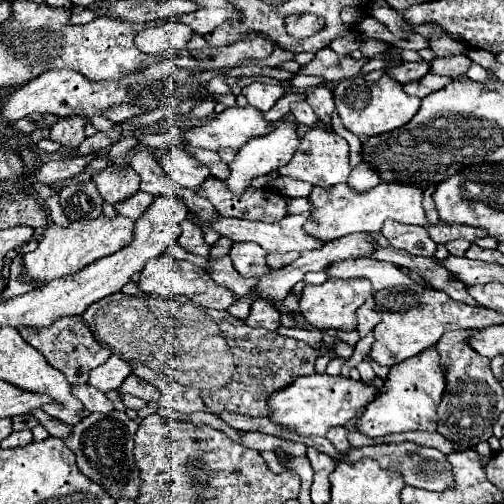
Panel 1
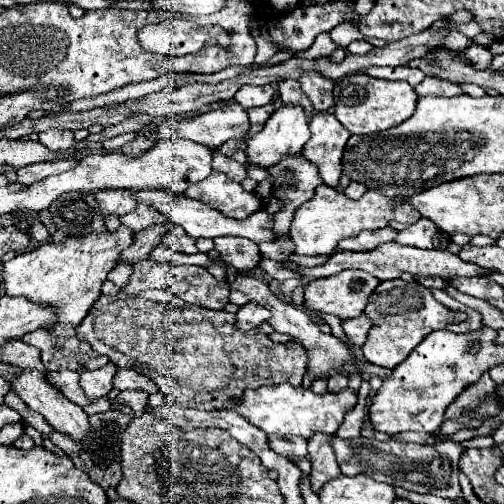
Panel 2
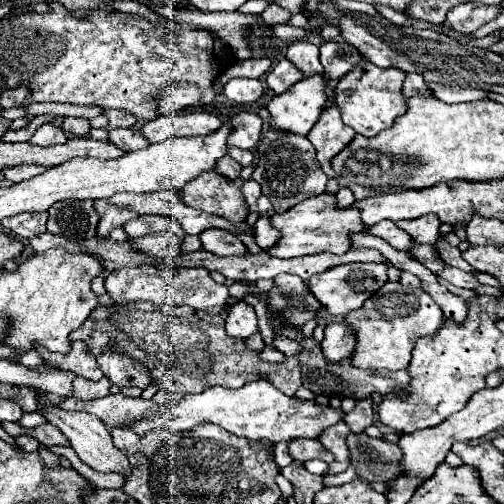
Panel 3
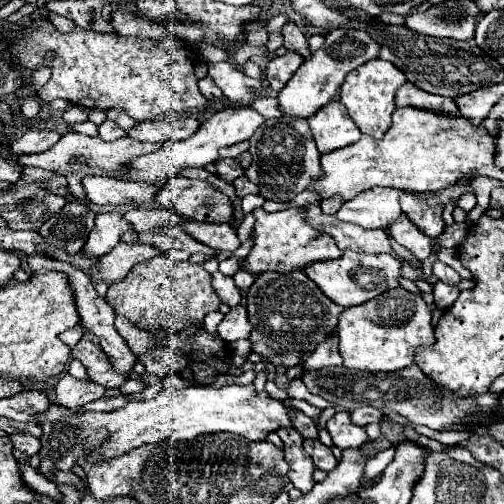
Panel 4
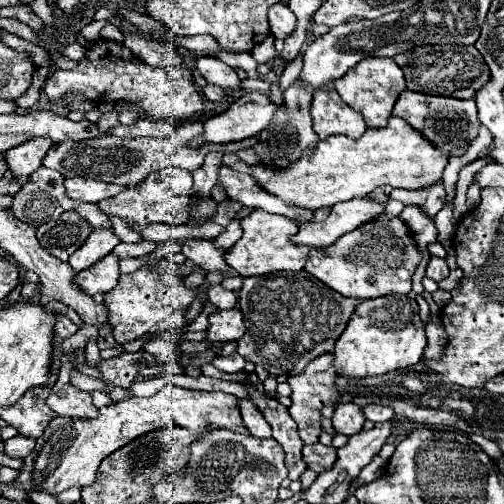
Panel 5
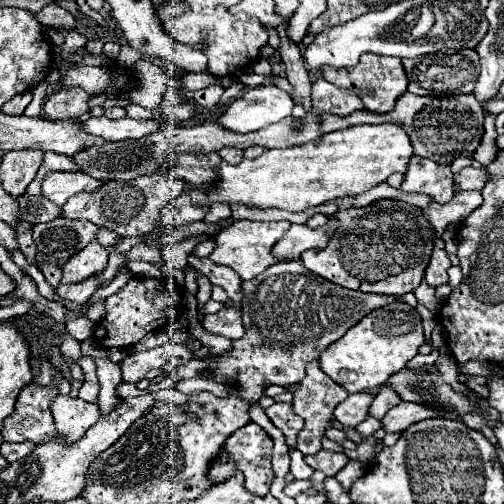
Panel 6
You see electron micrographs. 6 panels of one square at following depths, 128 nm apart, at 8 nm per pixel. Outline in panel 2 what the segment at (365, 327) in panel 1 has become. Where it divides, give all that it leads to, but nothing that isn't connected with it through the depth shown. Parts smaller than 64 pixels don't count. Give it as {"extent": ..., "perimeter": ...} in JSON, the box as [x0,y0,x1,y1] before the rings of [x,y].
{"extent":[342,314,372,348],"perimeter":[[[364,314],[358,316],[358,318],[352,318],[352,320],[342,320],[342,330],[344,330],[348,342],[350,342],[354,348],[360,348],[360,346],[364,344],[370,326],[372,326],[372,322],[370,322],[370,318],[366,318]]]}

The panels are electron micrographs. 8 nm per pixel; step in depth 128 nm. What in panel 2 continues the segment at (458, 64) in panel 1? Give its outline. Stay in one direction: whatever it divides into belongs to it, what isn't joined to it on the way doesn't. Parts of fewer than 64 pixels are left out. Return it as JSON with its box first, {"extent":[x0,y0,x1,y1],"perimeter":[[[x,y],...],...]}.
{"extent":[464,44,494,70],"perimeter":[[[472,44],[470,48],[466,48],[464,54],[466,54],[466,58],[468,58],[478,70],[488,68],[490,62],[492,62],[492,58],[494,58],[494,54],[490,52],[490,48],[488,48],[488,46],[480,46],[480,44]]]}

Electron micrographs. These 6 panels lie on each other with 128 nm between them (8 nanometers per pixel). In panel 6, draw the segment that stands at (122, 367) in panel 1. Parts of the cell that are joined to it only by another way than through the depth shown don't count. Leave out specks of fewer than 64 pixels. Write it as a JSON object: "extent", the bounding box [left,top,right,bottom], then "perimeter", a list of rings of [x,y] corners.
{"extent":[50,394,98,444],"perimeter":[[[58,394],[50,406],[56,422],[56,430],[64,444],[74,444],[84,436],[84,432],[98,422],[98,404],[84,402],[80,398],[70,398]]]}

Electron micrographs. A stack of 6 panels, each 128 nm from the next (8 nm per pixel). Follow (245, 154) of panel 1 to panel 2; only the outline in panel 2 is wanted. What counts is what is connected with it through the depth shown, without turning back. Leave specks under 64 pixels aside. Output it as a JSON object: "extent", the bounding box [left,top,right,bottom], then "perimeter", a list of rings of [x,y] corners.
{"extent":[246,104,310,168],"perimeter":[[[284,104],[280,108],[276,108],[276,112],[272,112],[272,116],[268,118],[268,122],[264,124],[264,128],[252,136],[248,142],[246,142],[246,152],[248,152],[248,160],[256,166],[262,166],[262,168],[268,168],[276,162],[282,160],[284,154],[296,154],[304,148],[304,144],[308,142],[310,138],[310,116],[304,112],[302,106],[298,104]]]}

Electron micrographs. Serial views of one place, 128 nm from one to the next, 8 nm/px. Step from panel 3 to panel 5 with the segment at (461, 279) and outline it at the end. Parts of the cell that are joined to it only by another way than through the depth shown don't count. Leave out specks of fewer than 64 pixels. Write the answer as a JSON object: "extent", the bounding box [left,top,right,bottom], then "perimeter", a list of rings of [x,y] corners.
{"extent":[426,256,450,282],"perimeter":[[[430,256],[428,266],[426,266],[426,276],[432,278],[432,280],[436,280],[436,282],[440,282],[448,274],[450,274],[450,268],[448,268],[446,260],[444,258],[438,258],[438,256]]]}

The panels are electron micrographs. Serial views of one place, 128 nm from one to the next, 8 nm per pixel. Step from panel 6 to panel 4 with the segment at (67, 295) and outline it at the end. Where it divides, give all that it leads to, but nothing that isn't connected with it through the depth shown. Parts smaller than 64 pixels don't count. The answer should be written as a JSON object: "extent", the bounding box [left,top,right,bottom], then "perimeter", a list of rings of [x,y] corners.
{"extent":[86,242,160,284],"perimeter":[[[120,242],[112,252],[102,256],[98,264],[94,264],[86,274],[92,282],[104,282],[104,284],[116,284],[120,278],[128,274],[128,270],[144,260],[150,260],[154,256],[160,256],[160,252],[146,244],[124,244]]]}

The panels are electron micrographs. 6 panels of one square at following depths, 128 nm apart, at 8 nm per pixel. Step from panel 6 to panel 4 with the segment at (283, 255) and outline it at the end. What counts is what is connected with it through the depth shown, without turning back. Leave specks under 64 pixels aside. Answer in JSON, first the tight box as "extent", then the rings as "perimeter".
{"extent":[336,188,402,228],"perimeter":[[[370,188],[360,196],[342,204],[336,212],[336,220],[360,224],[360,228],[384,228],[384,224],[400,216],[398,196],[402,192],[396,188]]]}

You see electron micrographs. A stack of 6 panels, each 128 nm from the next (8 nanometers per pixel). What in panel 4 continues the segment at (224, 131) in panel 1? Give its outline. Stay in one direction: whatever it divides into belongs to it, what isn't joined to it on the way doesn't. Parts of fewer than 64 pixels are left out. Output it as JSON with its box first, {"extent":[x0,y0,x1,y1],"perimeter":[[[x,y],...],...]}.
{"extent":[128,116,198,142],"perimeter":[[[170,116],[166,120],[146,120],[138,122],[128,136],[140,142],[168,142],[168,140],[184,140],[192,136],[198,128],[196,118],[176,118]]]}

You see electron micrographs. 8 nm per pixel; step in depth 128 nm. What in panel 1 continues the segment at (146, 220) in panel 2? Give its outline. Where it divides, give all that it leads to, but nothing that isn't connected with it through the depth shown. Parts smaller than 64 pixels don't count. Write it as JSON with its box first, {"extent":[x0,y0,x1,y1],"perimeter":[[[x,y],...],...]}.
{"extent":[114,192,154,220],"perimeter":[[[136,192],[128,200],[114,204],[114,208],[116,208],[118,214],[122,214],[122,216],[126,216],[130,220],[138,220],[146,212],[146,208],[152,204],[152,200],[154,200],[154,196],[150,196],[146,192]]]}

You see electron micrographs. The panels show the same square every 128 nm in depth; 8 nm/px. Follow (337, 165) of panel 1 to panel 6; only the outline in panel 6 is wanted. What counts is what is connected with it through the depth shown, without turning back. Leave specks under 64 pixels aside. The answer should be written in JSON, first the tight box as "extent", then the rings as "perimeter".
{"extent":[312,76,362,116],"perimeter":[[[322,76],[312,84],[312,108],[316,114],[328,112],[336,116],[350,116],[356,110],[362,110],[360,98],[346,88],[336,88],[332,82],[324,80]]]}

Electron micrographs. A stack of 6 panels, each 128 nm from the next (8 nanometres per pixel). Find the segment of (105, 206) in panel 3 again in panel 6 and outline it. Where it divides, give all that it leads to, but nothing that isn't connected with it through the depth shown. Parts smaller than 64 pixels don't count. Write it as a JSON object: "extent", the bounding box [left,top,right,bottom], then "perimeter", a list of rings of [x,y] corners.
{"extent":[62,240,108,284],"perimeter":[[[94,240],[62,266],[62,284],[76,284],[90,276],[96,276],[106,268],[106,264],[108,250]]]}

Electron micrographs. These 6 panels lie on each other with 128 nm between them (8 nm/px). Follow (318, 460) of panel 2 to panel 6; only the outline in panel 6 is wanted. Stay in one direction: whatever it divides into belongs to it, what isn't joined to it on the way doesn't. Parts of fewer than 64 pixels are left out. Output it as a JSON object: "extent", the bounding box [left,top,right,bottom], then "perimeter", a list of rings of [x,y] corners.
{"extent":[334,392,374,428],"perimeter":[[[370,392],[350,394],[340,406],[336,406],[334,416],[340,424],[356,428],[368,416],[368,408],[370,408],[372,400],[374,400],[374,396]]]}

